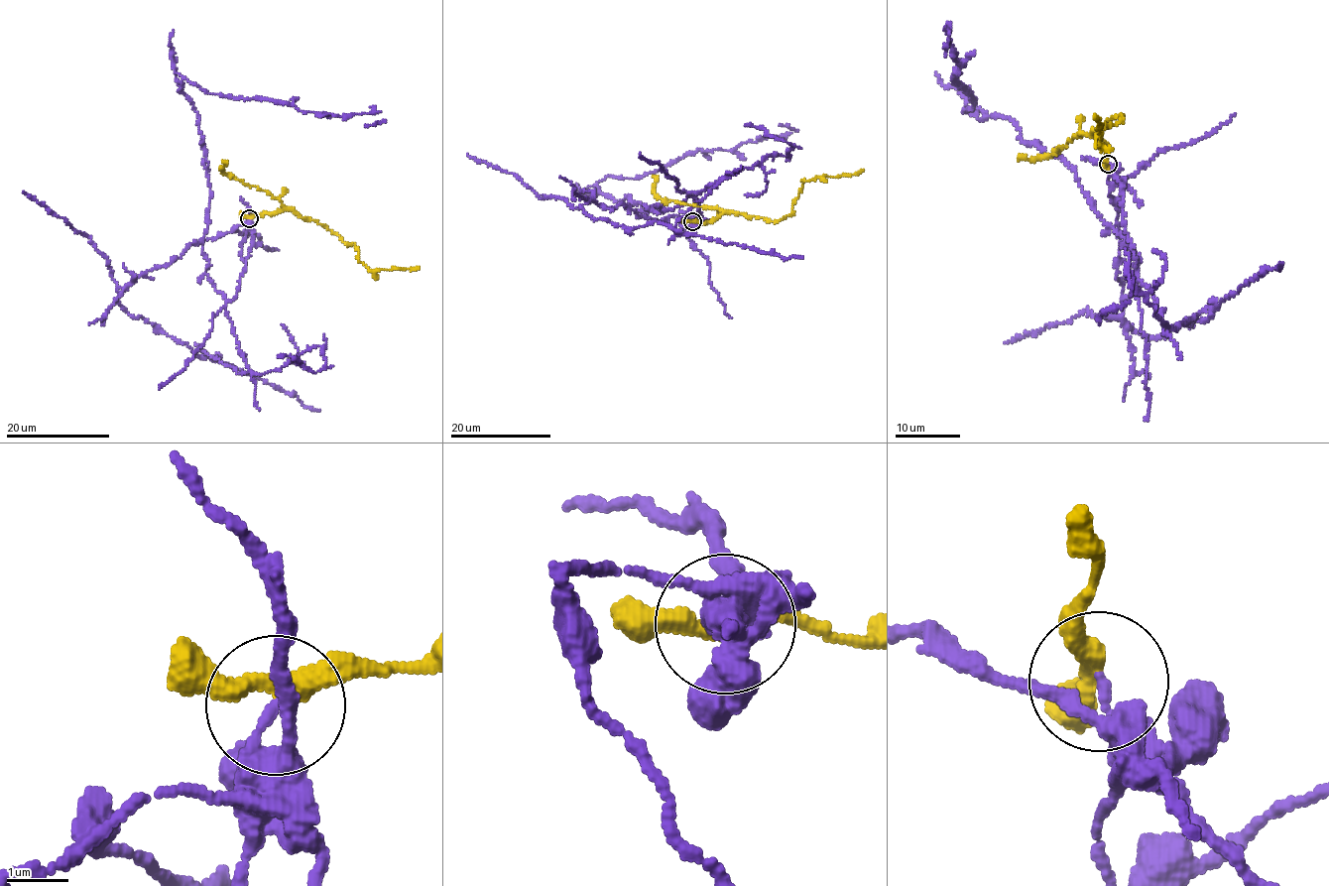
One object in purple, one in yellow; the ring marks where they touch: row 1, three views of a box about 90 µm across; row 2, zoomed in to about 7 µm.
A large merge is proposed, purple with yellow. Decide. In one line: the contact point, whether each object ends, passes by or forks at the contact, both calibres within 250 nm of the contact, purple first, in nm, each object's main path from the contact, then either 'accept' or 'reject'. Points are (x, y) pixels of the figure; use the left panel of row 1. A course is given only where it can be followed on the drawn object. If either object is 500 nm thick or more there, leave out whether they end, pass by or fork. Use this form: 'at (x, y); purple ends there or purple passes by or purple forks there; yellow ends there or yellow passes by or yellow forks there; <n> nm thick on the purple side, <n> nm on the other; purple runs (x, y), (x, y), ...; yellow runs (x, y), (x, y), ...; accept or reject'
at (249, 218); purple ends there; yellow passes by; 200 nm thick on the purple side, 320 nm on the other; purple runs (249, 218), (226, 302), (202, 251), (198, 116), (174, 68), (208, 92), (380, 111), (364, 126); yellow runs (249, 218), (294, 210), (302, 217), (324, 224), (344, 243), (354, 244), (359, 260), (372, 272), (420, 267); reject

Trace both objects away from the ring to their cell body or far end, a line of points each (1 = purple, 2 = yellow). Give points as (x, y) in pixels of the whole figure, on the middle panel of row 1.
1: (692, 221), (696, 197), (647, 213), (630, 196), (586, 189), (795, 130), (779, 125)
2: (692, 221), (712, 222), (723, 212), (733, 212), (778, 221), (788, 215), (804, 180), (864, 172)

